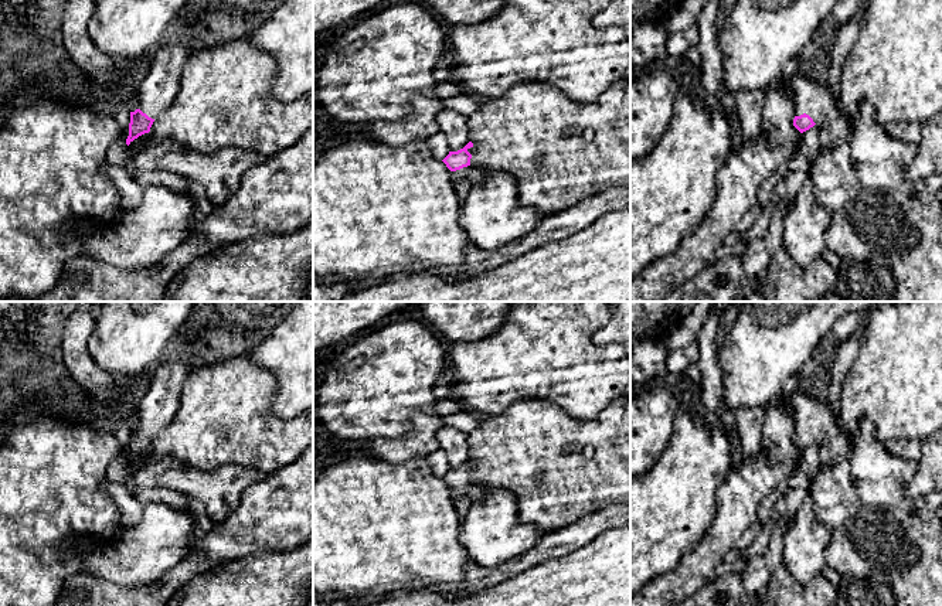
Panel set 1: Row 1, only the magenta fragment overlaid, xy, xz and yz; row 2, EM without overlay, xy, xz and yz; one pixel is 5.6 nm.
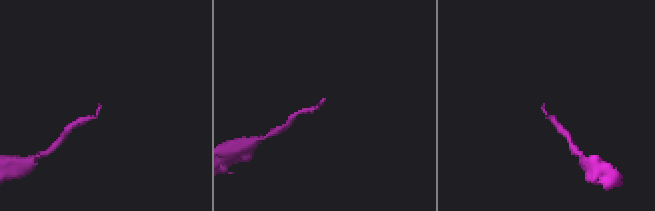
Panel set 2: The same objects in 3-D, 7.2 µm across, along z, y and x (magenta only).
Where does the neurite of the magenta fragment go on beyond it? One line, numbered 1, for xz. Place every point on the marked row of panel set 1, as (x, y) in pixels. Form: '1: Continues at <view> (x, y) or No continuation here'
1: Continues at xz (463, 172)

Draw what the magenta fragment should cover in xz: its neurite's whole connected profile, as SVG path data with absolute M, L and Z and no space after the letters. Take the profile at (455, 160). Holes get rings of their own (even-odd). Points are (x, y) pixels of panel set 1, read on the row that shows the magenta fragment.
M469 142L463 149L458 152L449 152L449 154L442 160L450 171L459 170L466 178L470 168L470 159L473 152L473 143Z

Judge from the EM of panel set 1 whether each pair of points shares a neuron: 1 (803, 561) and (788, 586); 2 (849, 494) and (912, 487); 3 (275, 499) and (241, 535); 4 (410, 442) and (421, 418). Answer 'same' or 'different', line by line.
1: different
2: different
3: same
4: same

